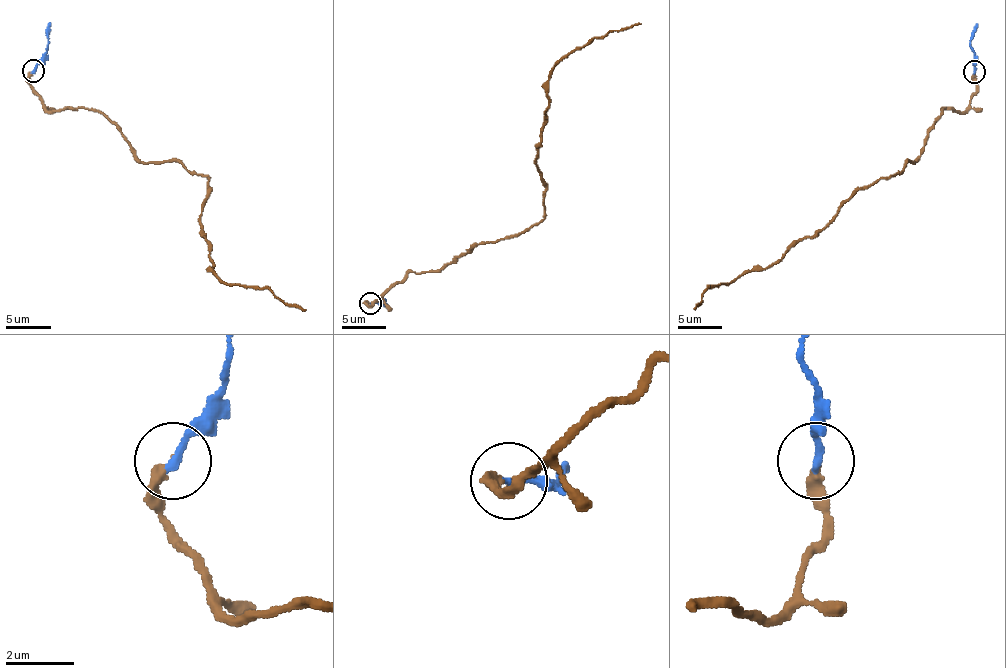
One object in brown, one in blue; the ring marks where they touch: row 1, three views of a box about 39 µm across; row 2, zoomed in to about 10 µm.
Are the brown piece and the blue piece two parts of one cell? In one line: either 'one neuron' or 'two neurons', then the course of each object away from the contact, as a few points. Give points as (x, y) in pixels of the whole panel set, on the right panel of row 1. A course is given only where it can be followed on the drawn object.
two neurons; course brown (975, 71), (964, 111), (942, 109), (915, 162), (858, 189), (826, 224), (775, 262), (709, 287), (695, 309); course blue (973, 71), (971, 33), (978, 24)

